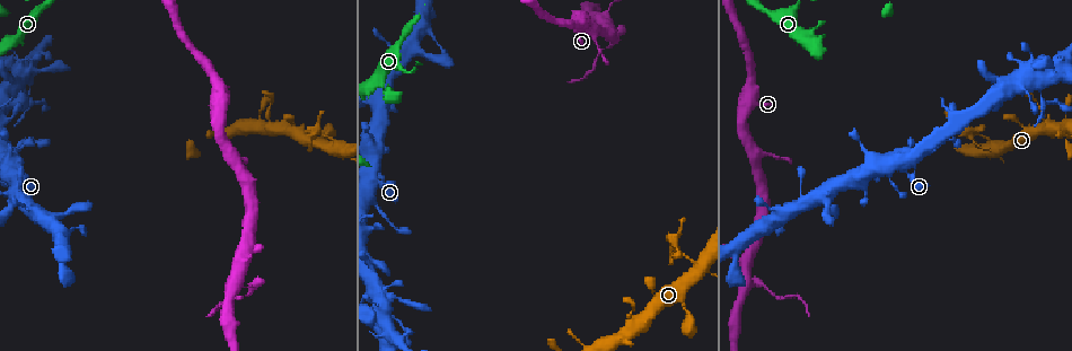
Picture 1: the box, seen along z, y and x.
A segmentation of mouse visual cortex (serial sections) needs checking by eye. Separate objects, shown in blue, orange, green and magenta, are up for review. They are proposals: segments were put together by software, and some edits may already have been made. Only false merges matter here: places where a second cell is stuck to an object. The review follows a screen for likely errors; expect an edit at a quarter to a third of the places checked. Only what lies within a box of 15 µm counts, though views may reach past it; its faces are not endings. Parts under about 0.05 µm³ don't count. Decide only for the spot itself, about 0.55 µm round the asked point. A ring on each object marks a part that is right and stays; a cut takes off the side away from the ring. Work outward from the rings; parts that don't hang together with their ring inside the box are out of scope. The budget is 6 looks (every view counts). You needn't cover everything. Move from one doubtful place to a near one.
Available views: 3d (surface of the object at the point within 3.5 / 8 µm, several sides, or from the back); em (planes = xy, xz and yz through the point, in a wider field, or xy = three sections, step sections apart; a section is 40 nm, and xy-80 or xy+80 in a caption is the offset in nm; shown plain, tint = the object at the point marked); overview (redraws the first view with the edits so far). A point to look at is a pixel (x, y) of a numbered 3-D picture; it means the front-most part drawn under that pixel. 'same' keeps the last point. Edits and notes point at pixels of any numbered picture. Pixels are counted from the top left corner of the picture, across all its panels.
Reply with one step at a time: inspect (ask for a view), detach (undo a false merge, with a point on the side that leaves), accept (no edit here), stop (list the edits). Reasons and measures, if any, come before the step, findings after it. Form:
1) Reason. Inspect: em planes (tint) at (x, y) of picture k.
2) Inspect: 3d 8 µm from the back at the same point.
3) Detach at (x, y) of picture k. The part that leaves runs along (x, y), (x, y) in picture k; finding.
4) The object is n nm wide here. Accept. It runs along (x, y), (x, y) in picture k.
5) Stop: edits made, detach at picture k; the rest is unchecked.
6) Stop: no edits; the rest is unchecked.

Thin neck. Inspect: 3d 8 µm from the back at (979, 135) of picture 1.

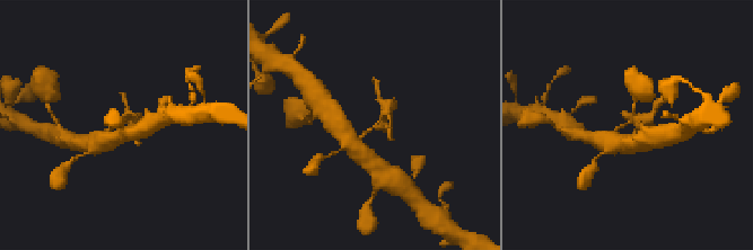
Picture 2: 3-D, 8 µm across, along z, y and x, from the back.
Inspect: 3d 3.5 µm at (626, 125) of picture 2.

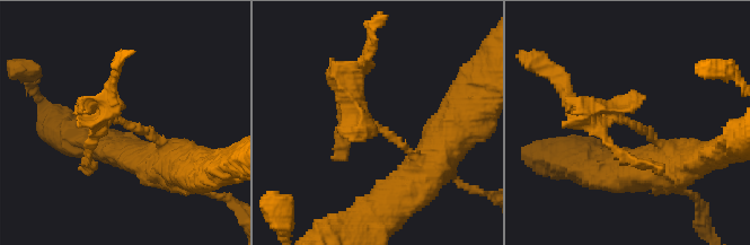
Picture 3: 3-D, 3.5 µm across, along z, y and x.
Detach at (599, 132) of picture 3. The part that leaves runs along (620, 114), (578, 107), (543, 66) in picture 3; a second cell is stuck on.

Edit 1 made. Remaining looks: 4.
Inspect: overview.

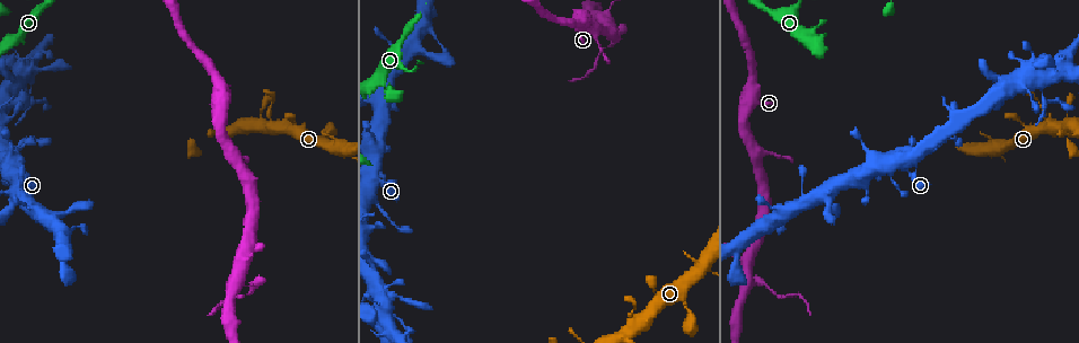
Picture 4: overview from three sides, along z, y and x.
Abrupt turn. Inspect: 3d 8 µm at (250, 285) of picture 4.

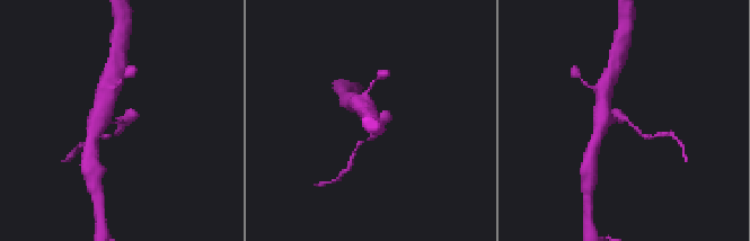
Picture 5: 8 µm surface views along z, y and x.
Need the tissue. Inspect: em xy step 5 (tint) at (632, 123) of picture 5.

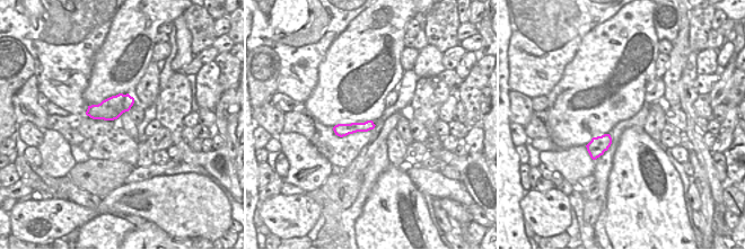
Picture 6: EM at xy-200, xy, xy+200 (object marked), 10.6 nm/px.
Detach at (106, 136) of picture 5. The part that leaves runs along (629, 123), (644, 136), (662, 134) in picture 5; two cells meet here.

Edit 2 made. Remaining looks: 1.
Stop: edits made, detach at picture 3, detach at picture 5; the rest is unchecked.

